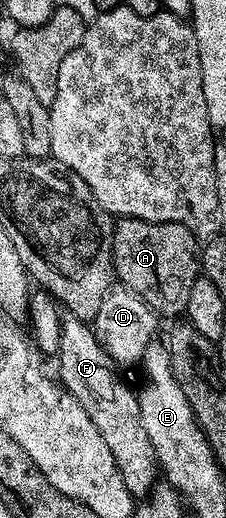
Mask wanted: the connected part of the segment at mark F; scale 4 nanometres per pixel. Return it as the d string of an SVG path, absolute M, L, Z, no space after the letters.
M62 316L59 351L55 355L55 361L56 376L60 384L79 401L83 411L87 411L91 423L95 423L99 435L103 435L111 455L115 455L123 483L127 483L127 489L131 491L133 498L148 498L153 486L158 484L159 466L155 447L151 447L151 439L147 439L147 430L143 427L143 415L139 411L134 386L129 386L117 374L117 362L111 359L111 355L107 355L92 328L77 317Z

